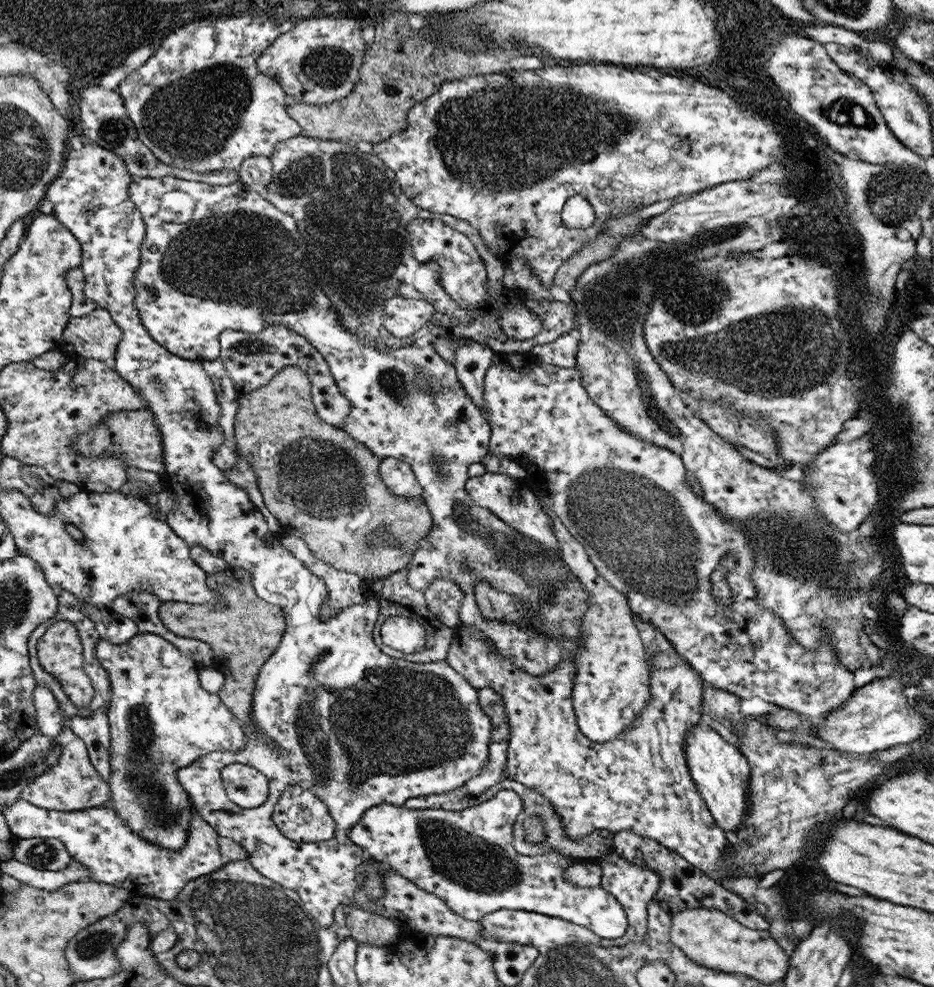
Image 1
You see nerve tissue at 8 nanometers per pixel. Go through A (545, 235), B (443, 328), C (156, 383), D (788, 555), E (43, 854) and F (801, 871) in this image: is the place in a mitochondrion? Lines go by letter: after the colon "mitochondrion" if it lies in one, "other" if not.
A: other
B: other
C: mitochondrion
D: mitochondrion
E: mitochondrion
F: other

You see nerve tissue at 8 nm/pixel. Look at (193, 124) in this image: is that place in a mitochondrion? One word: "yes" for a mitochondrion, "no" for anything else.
yes

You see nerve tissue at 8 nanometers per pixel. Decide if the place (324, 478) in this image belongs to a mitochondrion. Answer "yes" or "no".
yes

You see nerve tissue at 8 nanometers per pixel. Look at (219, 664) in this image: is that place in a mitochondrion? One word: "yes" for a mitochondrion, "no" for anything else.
no

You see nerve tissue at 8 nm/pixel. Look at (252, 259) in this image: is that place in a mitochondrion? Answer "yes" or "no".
yes

